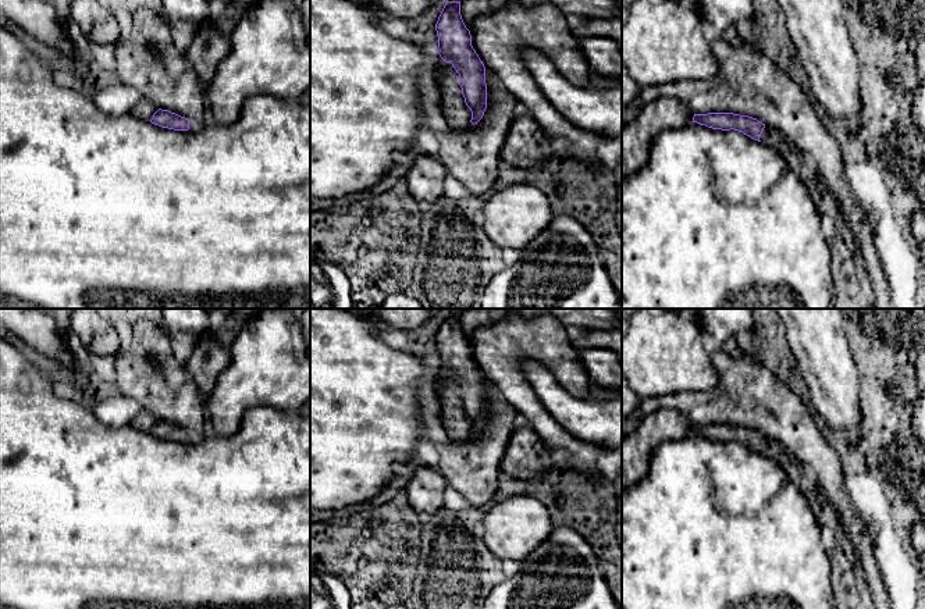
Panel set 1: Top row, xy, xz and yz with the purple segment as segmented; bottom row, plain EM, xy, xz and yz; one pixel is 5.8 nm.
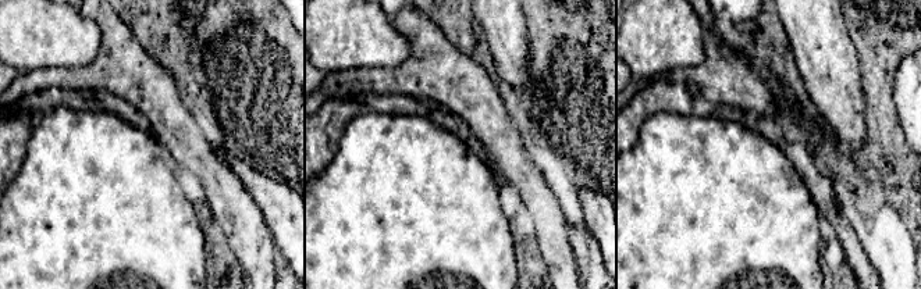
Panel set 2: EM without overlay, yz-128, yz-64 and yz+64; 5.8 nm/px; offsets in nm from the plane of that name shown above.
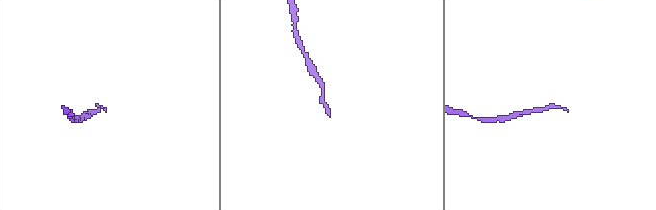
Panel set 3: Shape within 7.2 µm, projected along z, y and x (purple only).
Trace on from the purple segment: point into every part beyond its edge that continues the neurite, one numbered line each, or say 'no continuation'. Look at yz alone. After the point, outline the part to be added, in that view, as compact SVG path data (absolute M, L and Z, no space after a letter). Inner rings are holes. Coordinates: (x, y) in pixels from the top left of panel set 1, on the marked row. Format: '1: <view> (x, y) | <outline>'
1: yz (799, 163) | M765 127L759 136L759 140L761 143L778 152L785 159L790 170L798 175L798 178L808 189L808 193L818 211L829 216L833 220L835 231L844 239L846 249L860 263L855 238L851 229L847 227L836 199L821 181L814 163L796 146L793 146L780 131L775 128Z

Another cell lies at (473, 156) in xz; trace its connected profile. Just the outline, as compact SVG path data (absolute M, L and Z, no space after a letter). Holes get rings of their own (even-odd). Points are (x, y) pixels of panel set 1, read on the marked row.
M485 70L487 108L477 124L472 124L467 131L447 128L438 133L440 161L447 172L462 182L474 196L491 190L499 174L501 150L506 133L515 120L513 107L516 99L509 93L501 93L492 83L491 71Z

